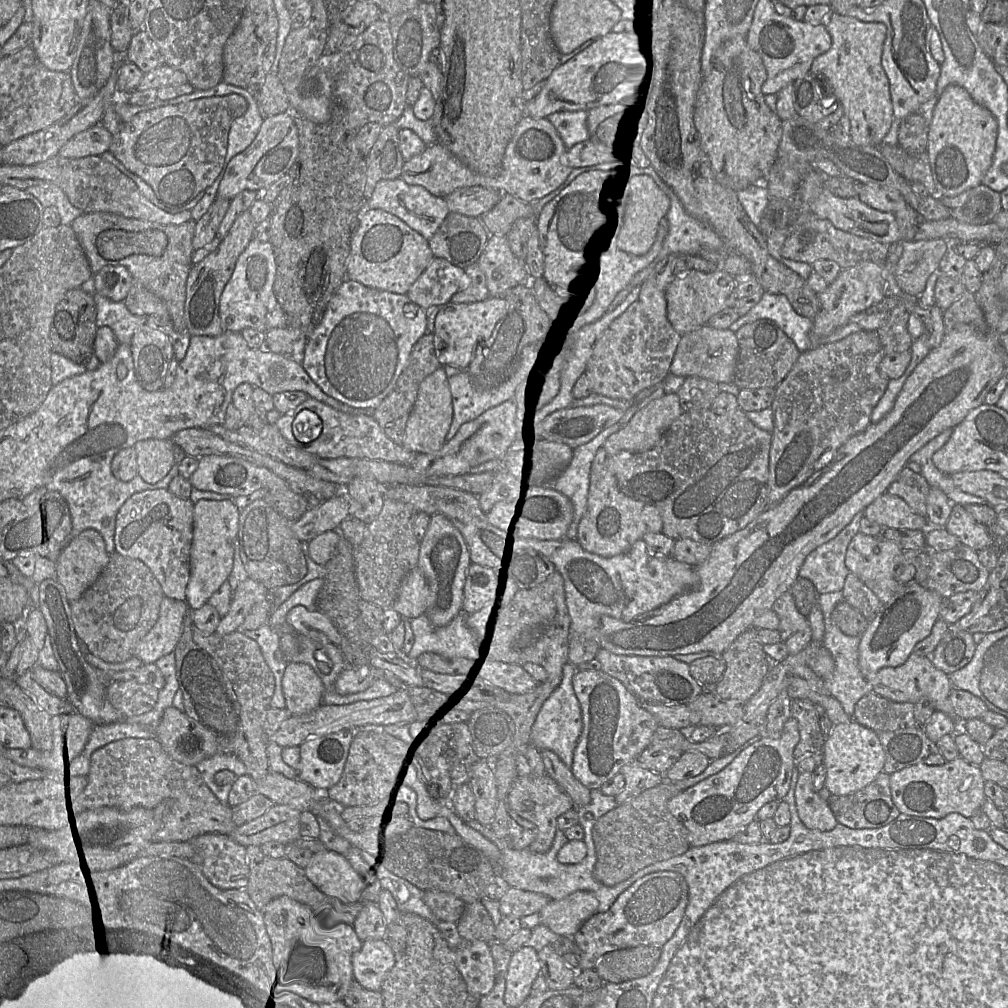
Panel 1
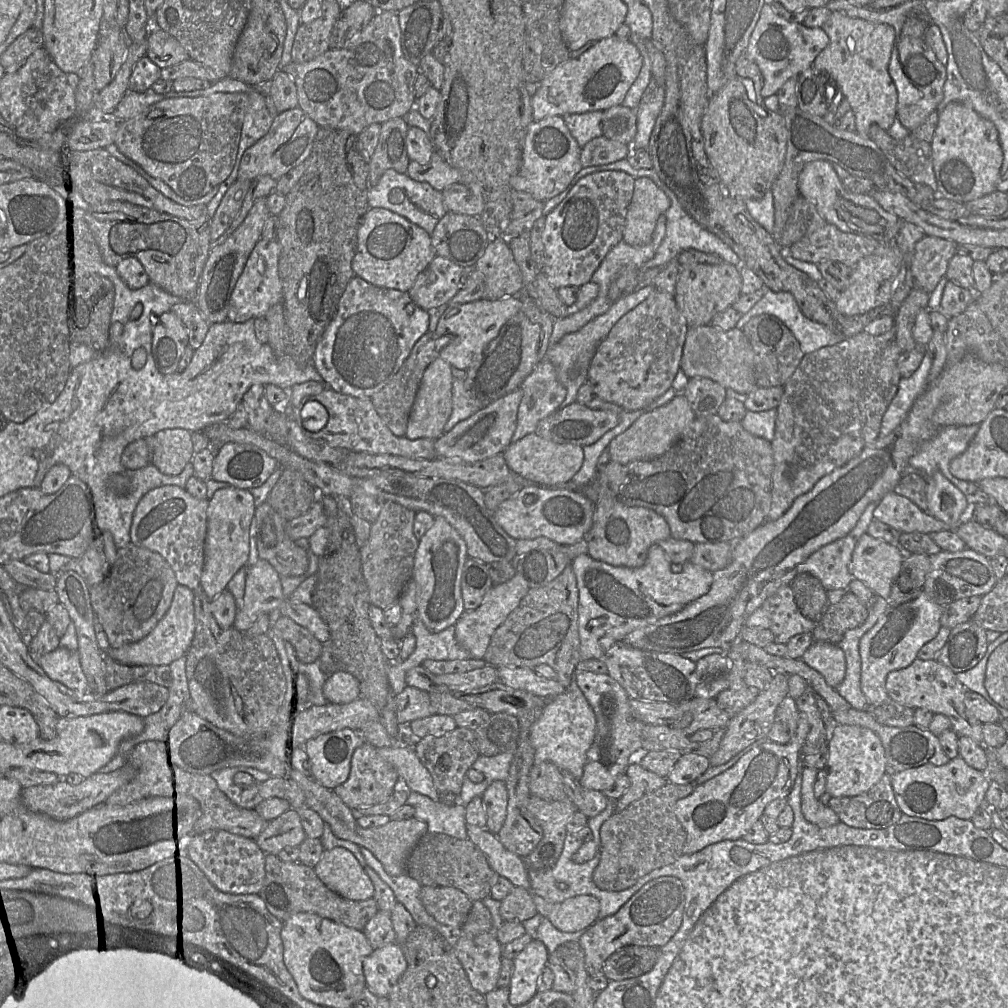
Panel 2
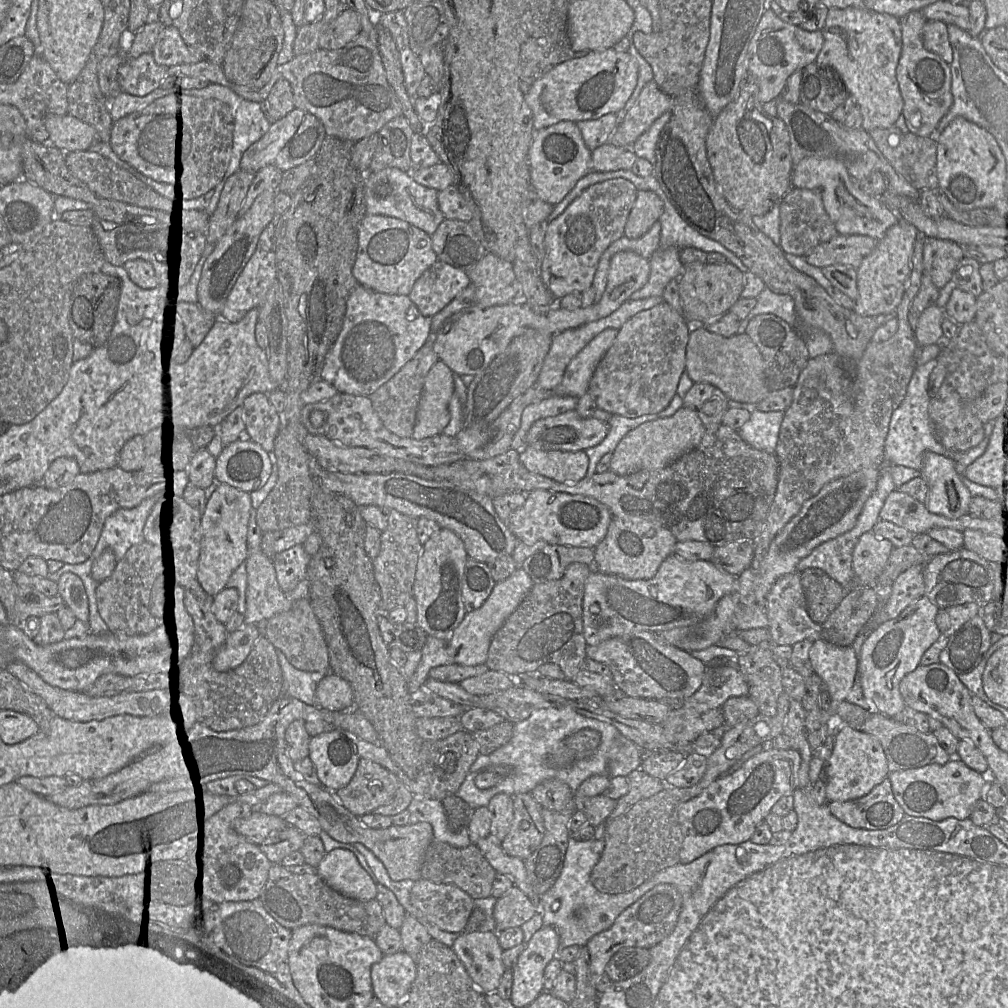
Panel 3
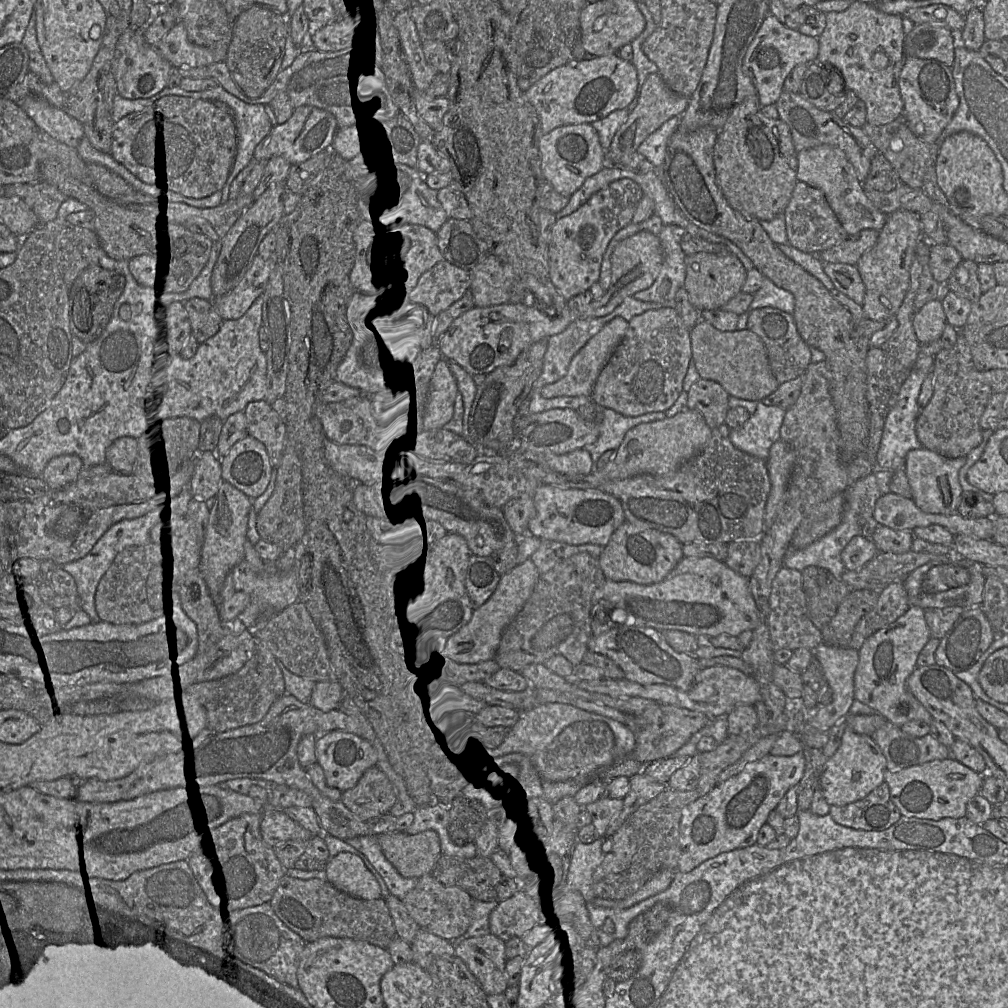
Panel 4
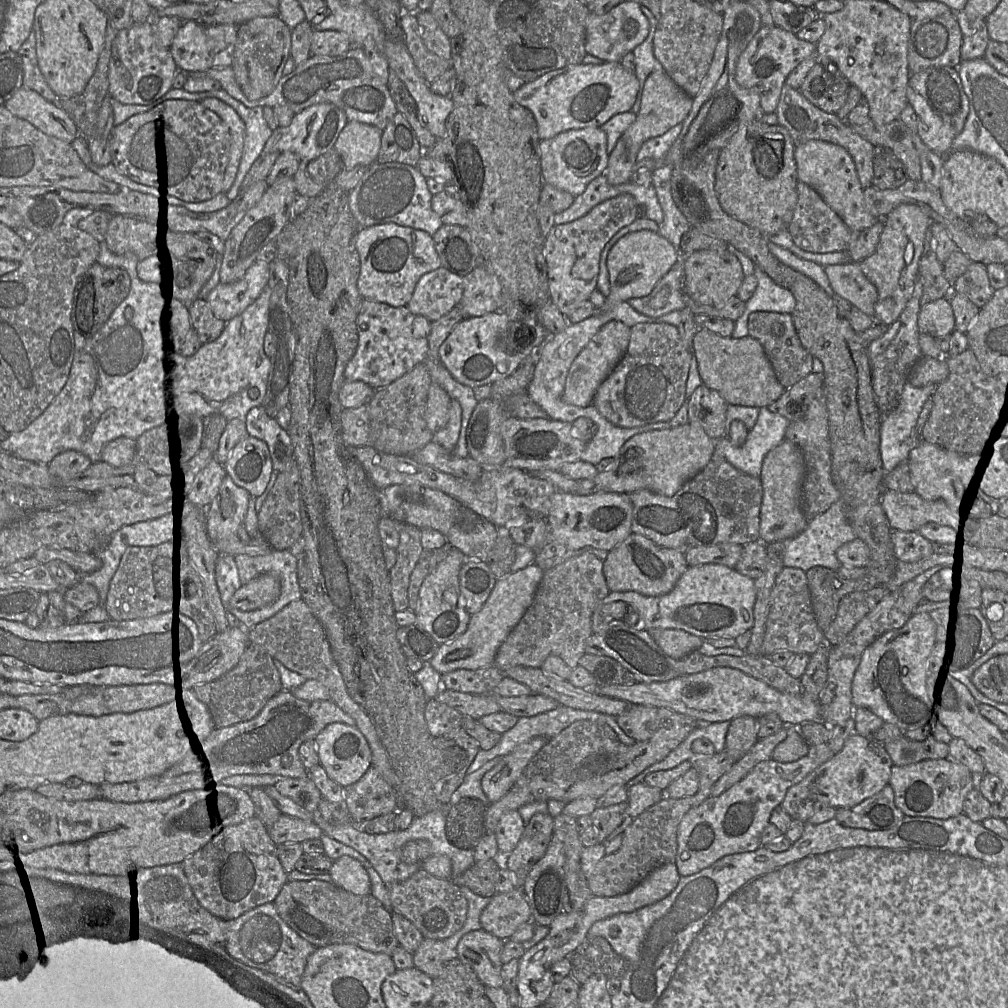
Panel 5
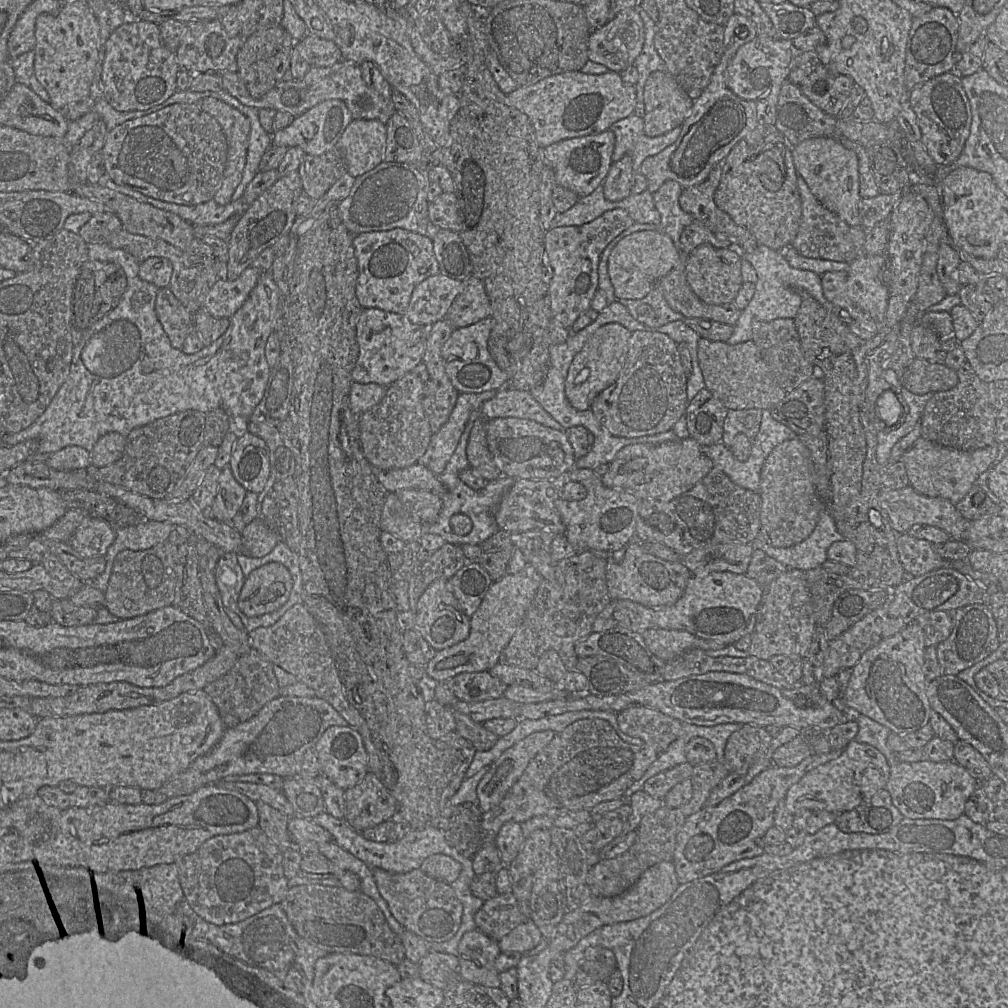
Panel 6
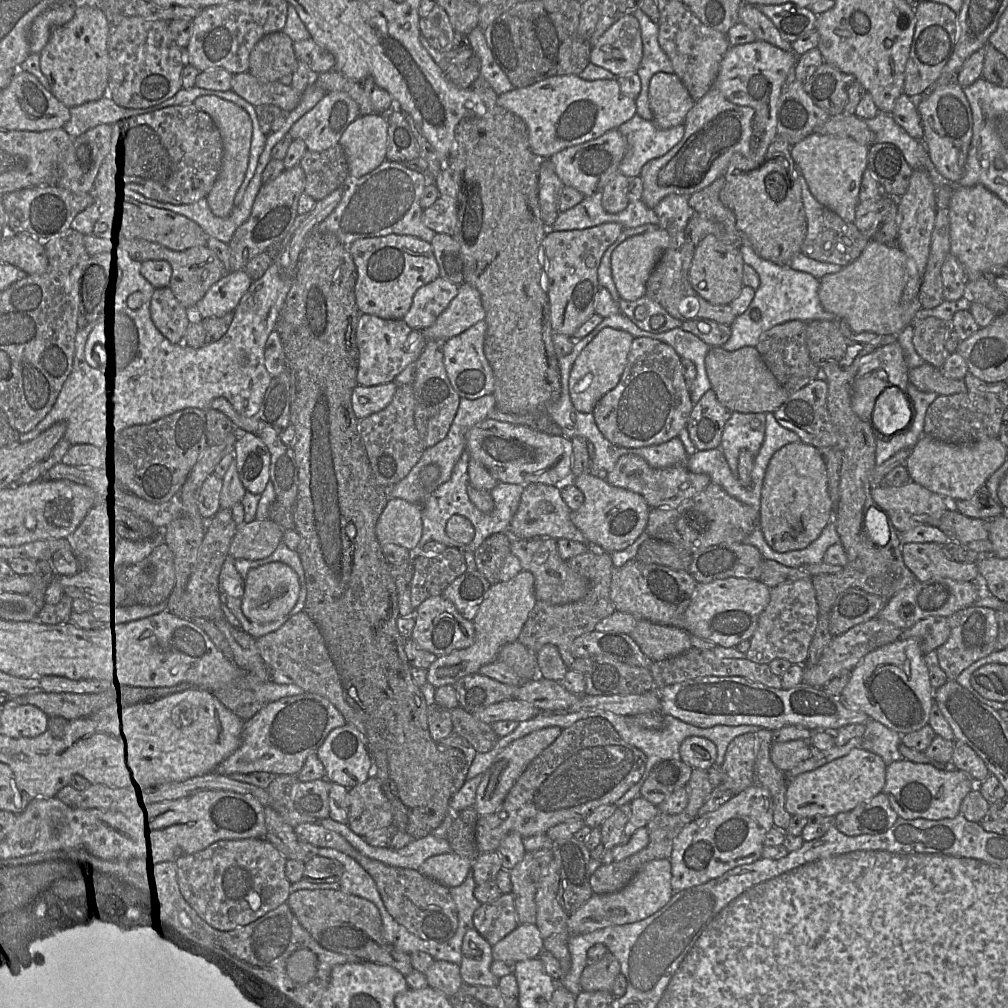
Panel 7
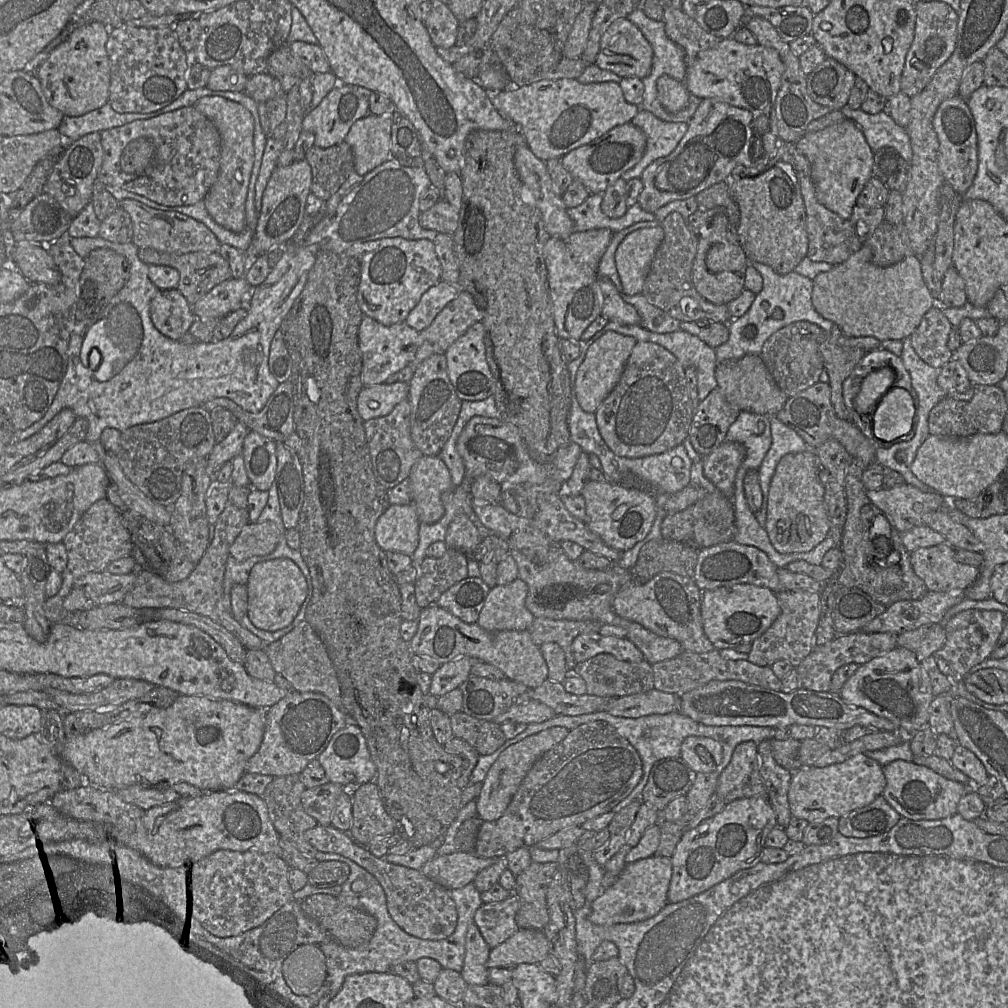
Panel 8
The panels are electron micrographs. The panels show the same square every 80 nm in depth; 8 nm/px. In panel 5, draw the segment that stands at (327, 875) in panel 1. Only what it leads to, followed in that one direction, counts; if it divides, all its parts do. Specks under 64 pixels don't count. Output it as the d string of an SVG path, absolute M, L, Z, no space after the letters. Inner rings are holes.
M341 856L333 861L329 871L331 882L352 894L371 893L371 881L363 865L351 856Z

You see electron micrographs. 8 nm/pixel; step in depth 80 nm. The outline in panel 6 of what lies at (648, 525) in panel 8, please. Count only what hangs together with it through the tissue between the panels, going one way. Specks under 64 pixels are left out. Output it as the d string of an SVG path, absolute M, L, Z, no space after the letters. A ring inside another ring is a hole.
M574 467L567 478L581 483L587 490L582 500L566 500L560 497L556 508L566 530L564 536L575 548L616 551L636 539L639 499L631 492L608 488L593 469Z

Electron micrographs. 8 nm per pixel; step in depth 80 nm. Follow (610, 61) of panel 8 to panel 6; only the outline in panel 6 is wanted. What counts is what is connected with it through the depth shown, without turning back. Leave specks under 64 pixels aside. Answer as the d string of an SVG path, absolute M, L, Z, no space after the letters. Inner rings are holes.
M635 8L616 14L604 26L593 30L588 42L588 57L621 73L634 65L645 41L643 20Z

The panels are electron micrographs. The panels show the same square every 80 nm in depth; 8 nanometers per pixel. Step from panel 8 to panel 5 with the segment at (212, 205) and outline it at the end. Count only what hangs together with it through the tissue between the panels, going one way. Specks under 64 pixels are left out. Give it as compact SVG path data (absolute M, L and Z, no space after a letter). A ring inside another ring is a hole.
M214 97L201 100L204 107L215 112L227 125L230 137L230 156L225 170L222 192L227 193L238 173L245 139L245 124L239 114L227 103Z

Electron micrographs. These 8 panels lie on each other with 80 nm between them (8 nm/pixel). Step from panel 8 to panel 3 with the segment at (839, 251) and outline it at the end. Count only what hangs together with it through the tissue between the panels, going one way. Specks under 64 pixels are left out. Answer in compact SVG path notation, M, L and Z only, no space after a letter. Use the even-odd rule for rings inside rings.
M791 187L779 202L780 240L779 247L784 254L805 256L816 246L830 241L838 231L824 209L821 194L817 190Z

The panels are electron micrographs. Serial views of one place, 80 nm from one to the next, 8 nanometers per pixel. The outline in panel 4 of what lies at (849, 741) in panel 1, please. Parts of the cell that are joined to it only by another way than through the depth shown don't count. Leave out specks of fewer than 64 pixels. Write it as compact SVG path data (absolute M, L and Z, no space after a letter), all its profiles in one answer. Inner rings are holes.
M846 728L835 754L816 770L816 789L820 789L827 803L845 806L863 799L885 780L887 761L870 736L861 735Z

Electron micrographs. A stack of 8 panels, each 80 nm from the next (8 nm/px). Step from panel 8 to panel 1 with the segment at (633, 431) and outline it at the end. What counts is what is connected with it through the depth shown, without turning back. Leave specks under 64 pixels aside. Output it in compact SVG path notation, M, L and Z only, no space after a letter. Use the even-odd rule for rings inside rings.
M646 280L637 300L610 324L594 347L586 368L592 375L593 393L632 401L642 390L663 382L681 337L667 318L665 291Z

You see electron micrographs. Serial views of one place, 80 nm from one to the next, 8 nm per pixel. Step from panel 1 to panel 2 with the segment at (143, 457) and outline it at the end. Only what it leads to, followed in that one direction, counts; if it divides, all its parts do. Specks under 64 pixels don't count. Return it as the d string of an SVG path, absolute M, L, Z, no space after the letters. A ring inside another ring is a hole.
M165 429L145 439L148 439L150 463L165 475L180 474L195 454L192 433L185 429Z

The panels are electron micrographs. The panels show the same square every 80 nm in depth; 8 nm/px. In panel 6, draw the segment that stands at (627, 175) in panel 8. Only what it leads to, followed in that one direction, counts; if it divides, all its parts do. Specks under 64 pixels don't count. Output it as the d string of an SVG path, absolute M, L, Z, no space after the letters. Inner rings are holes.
M632 114L612 124L609 130L615 135L615 146L612 154L613 162L628 155L632 159L635 173L639 172L640 166L646 158L659 154L678 139L681 126L664 135L648 137L644 133L643 119Z

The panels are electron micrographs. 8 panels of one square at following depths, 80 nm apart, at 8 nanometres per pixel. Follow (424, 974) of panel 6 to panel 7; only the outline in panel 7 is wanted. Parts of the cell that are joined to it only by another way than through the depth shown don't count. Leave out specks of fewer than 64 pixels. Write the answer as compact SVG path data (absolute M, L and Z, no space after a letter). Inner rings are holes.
M434 960L424 973L428 986L441 991L451 998L458 993L464 985L460 975L460 965Z

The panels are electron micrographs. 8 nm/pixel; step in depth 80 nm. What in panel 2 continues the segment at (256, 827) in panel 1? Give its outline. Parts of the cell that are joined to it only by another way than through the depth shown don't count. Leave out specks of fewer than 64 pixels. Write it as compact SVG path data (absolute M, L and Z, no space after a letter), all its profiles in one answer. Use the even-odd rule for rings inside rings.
M290 808L269 821L255 842L264 853L277 856L284 848L300 847L306 838L298 812Z

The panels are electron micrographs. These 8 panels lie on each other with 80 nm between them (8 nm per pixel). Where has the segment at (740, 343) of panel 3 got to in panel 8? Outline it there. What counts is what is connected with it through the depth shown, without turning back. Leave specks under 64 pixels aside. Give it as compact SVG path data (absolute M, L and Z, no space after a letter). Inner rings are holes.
M745 355L728 363L717 363L715 369L717 388L728 403L740 411L769 416L776 415L785 405L788 397L777 385L760 355Z

